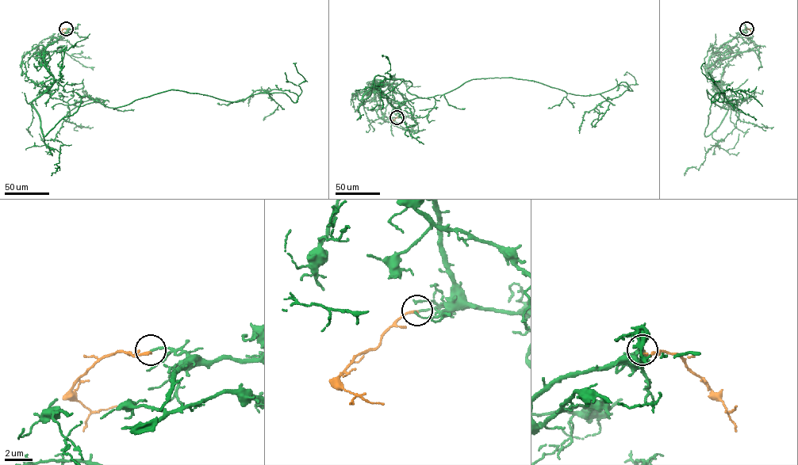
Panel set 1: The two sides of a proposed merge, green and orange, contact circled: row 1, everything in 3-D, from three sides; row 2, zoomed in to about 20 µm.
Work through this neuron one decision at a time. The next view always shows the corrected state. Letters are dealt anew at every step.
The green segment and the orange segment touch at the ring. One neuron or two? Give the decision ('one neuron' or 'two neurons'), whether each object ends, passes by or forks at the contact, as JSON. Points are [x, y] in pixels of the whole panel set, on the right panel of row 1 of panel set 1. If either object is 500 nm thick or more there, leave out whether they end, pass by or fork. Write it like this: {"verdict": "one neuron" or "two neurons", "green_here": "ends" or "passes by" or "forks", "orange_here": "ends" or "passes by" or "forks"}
{"verdict": "one neuron", "green_here": "ends", "orange_here": "ends"}

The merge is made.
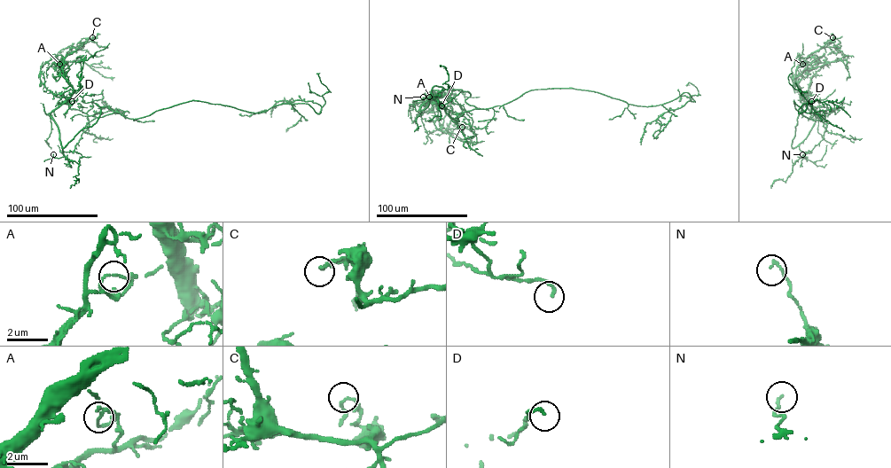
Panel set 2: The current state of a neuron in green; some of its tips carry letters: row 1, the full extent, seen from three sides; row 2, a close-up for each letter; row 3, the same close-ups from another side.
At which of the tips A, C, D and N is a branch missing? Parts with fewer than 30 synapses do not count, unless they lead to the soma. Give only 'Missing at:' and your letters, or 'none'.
Missing at: D

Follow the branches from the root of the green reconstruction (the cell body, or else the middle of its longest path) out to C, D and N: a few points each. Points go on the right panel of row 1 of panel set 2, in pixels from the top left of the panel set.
C: (795, 108), (809, 119), (815, 111), (816, 117), (820, 115), (804, 100), (796, 71), (832, 37)
D: (795, 108), (809, 119), (815, 111), (816, 117), (820, 113), (809, 105), (811, 101)
N: (795, 108), (809, 119), (815, 111), (826, 123), (824, 138), (802, 154)

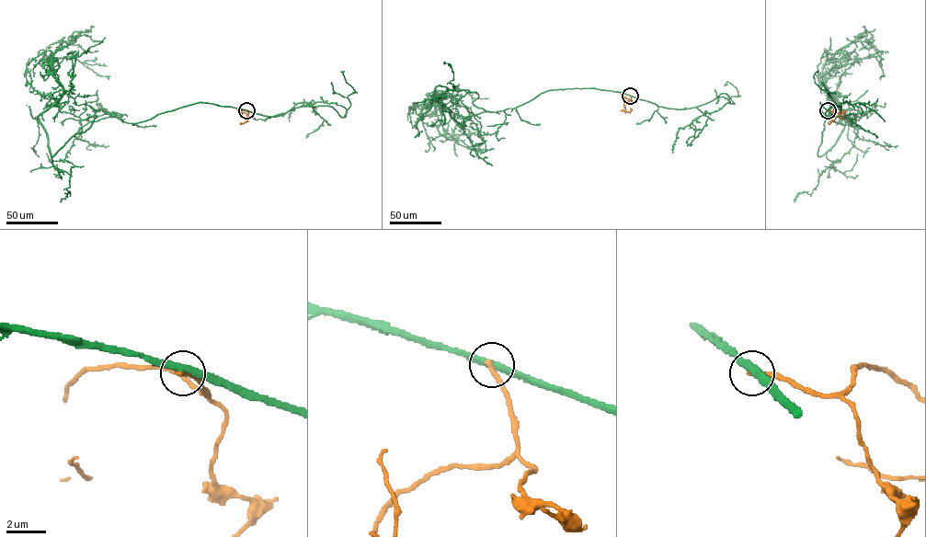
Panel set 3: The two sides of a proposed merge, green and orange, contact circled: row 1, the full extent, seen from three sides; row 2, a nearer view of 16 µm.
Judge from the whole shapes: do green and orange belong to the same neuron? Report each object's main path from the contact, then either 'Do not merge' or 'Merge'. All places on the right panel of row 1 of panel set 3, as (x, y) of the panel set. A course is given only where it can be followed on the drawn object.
Course of green: (827, 110), (835, 121), (851, 118), (832, 104), (823, 82), (832, 68), (874, 56), (880, 79). Course of orange: (827, 110), (844, 112), (840, 119). Do not merge

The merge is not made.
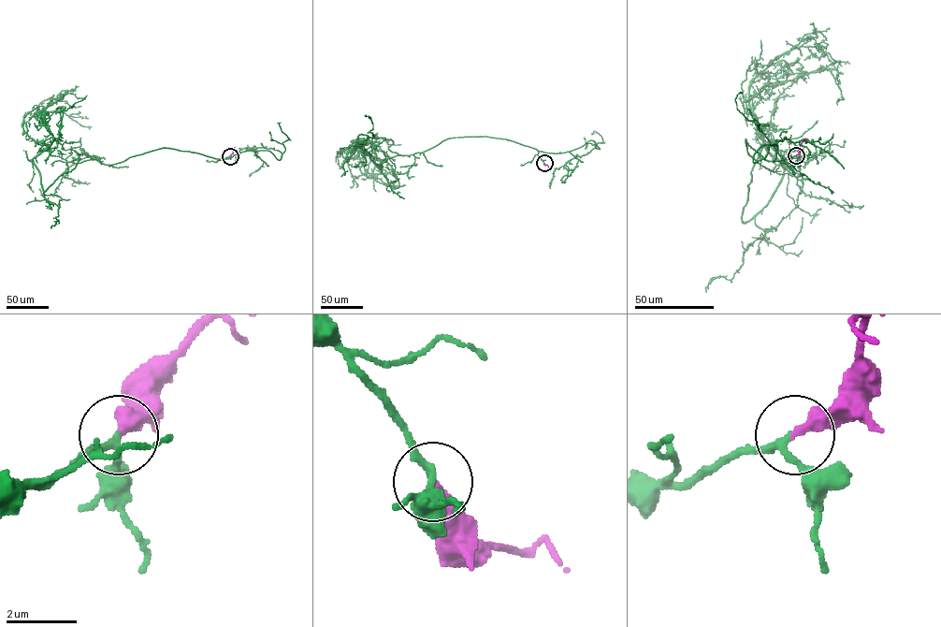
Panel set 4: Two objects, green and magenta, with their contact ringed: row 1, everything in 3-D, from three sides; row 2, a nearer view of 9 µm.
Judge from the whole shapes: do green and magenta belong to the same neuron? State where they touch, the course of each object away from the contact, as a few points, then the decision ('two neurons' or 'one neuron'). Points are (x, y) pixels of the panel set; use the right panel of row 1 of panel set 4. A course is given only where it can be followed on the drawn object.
place (796, 155); course green (796, 155), (768, 161), (745, 138), (749, 155), (772, 171), (791, 163), (749, 101), (827, 69), (837, 105); course magenta (796, 155), (806, 138); one neuron

